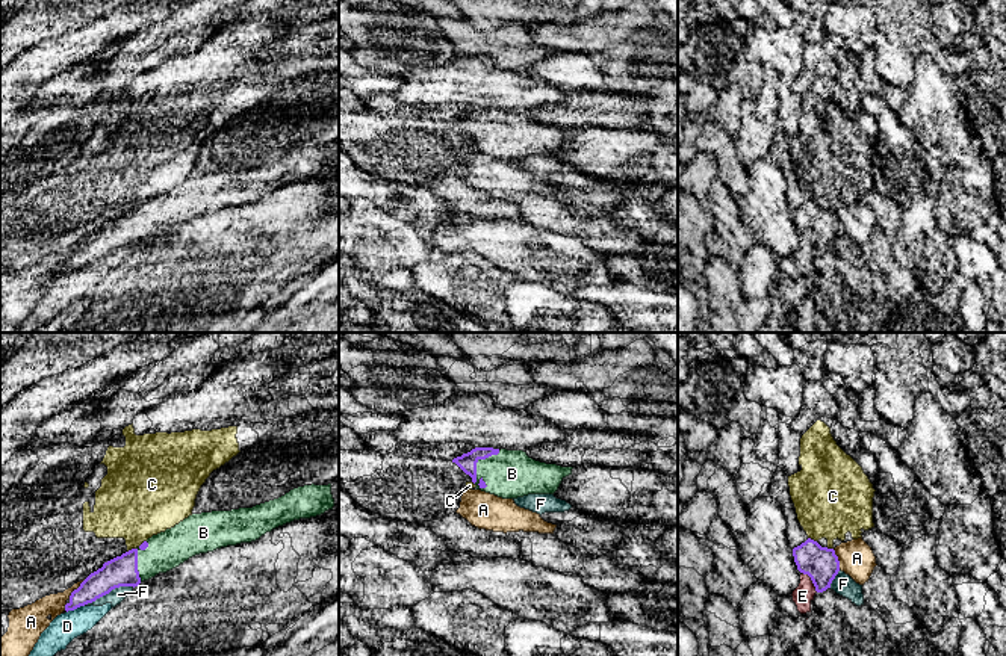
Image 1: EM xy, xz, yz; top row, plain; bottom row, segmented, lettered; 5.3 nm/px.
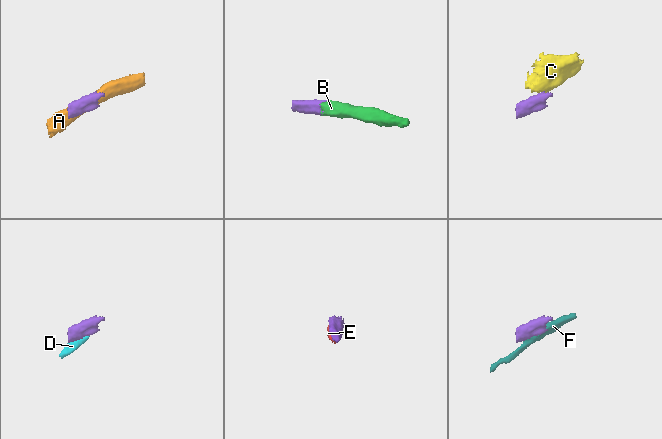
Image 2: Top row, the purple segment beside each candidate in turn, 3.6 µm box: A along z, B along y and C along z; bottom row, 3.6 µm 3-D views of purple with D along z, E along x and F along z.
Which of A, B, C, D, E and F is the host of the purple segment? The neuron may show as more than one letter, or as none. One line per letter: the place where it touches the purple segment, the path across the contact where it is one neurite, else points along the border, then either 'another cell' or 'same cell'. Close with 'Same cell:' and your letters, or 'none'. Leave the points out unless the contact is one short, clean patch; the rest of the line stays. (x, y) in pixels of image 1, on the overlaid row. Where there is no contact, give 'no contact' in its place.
A: xy (77, 588) | another cell
B: xz (475, 464) | across xz (468, 461), (475, 464), (512, 473) | same cell
C: xy (132, 549) | along xy (135, 547), (127, 552) | another cell
D: xy (74, 608) | along xy (83, 605), (67, 612) | another cell
E: yz (811, 579) | along yz (802, 572), (810, 578), (817, 591) | another cell
F: xy (108, 593) | along xy (133, 587), (115, 587), (83, 605) | another cell
Same cell: B

